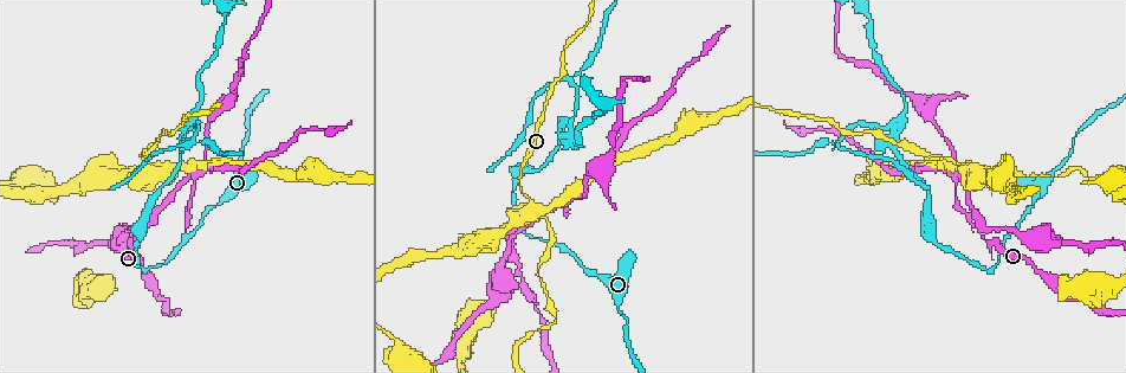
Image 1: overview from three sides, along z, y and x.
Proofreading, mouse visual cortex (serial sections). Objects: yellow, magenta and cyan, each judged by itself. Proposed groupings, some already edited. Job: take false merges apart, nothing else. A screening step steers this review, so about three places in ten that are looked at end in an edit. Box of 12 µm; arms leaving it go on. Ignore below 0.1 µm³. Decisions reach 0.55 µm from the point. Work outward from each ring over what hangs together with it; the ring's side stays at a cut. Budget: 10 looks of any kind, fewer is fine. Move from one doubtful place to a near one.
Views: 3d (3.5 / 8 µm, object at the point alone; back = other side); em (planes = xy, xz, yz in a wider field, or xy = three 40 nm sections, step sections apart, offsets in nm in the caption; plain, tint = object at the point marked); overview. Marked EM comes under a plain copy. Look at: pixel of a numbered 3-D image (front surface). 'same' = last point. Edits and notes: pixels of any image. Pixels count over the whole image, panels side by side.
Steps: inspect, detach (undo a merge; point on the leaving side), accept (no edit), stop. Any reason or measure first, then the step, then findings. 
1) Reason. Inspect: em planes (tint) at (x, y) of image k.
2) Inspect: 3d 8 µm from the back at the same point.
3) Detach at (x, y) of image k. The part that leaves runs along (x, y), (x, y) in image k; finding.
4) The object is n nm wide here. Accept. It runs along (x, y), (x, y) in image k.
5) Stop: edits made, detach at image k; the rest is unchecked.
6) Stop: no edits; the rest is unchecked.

Inspect: 3d 8 µm at (980, 226) of image 1.

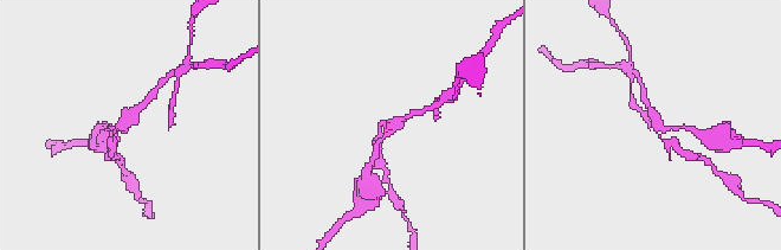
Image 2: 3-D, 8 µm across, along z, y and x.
3 arms meet here; the arms are 200, 200, 250 nm wide. Inspect: em xy step 3 (tint) at (386, 124) of image 2.

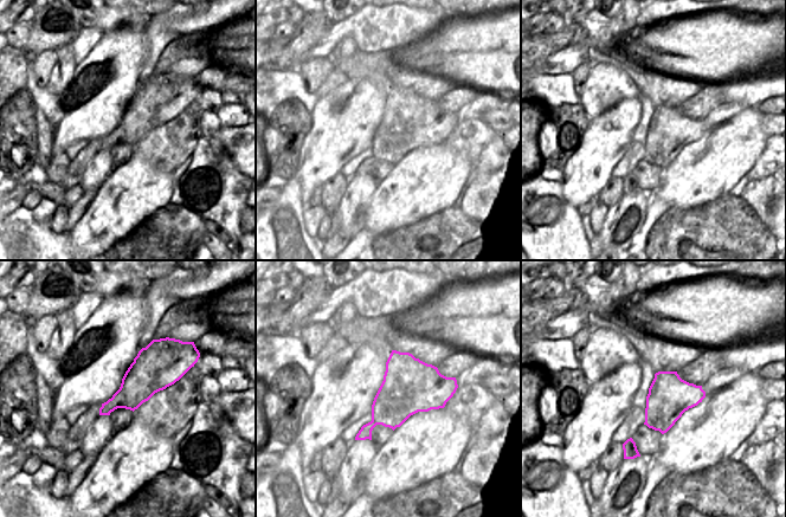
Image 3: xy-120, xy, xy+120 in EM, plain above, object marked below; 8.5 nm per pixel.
Detach at (397, 124) of image 2. The part that leaves runs along (383, 124), (418, 113) in image 2; two cells meet here.

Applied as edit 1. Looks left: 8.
See it whole again. Inspect: overview.

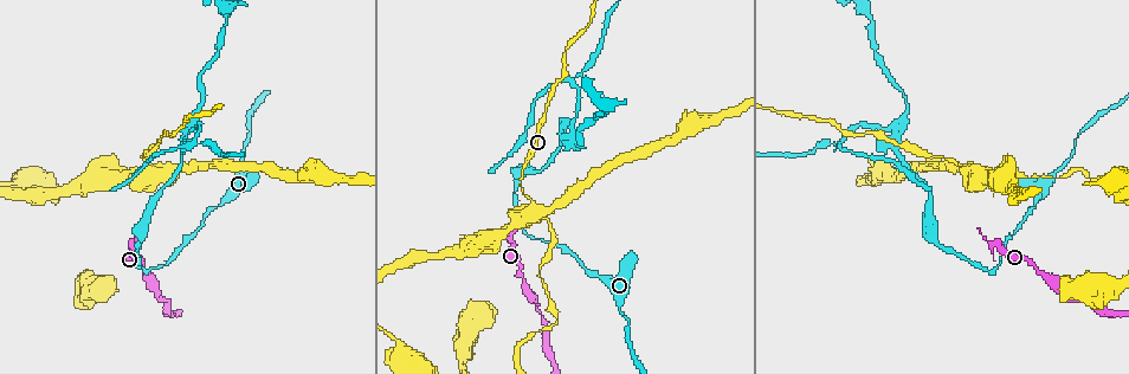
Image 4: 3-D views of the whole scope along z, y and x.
Sharp bend. Inspect: 3d 3.5 µm at (534, 208) of image 4.

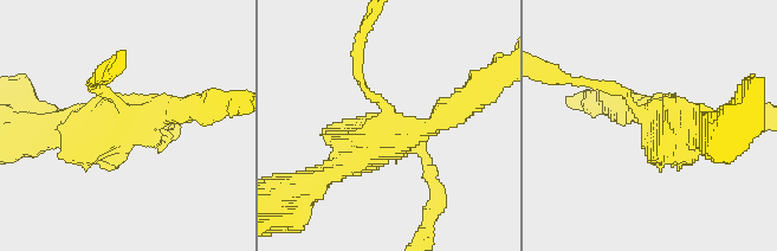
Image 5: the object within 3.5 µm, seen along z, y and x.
4 arms meet here; the arms are 150, 150, 300, 450 nm wide; now the EM. Inspect: em planes (tint) at (394, 125) of image 5.

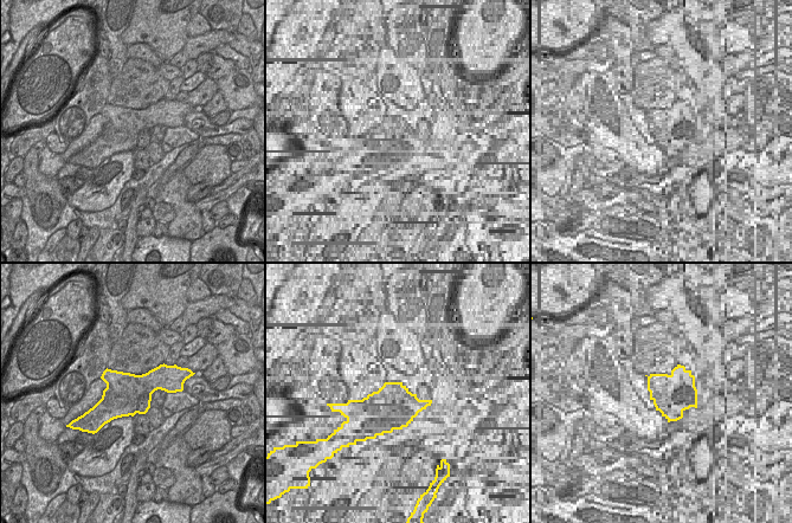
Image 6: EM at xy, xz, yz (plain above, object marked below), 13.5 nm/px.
Detach at (440, 126) of image 5. A second cell is stuck on.

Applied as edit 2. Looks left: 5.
Inspect: 3d 3.5 µm at (558, 322) of image 4.

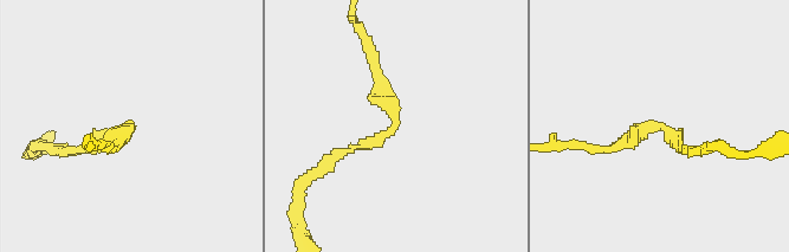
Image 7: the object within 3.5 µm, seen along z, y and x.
Need the tissue. Inspect: em xy step 3 (tint) at (394, 122) of image 7.

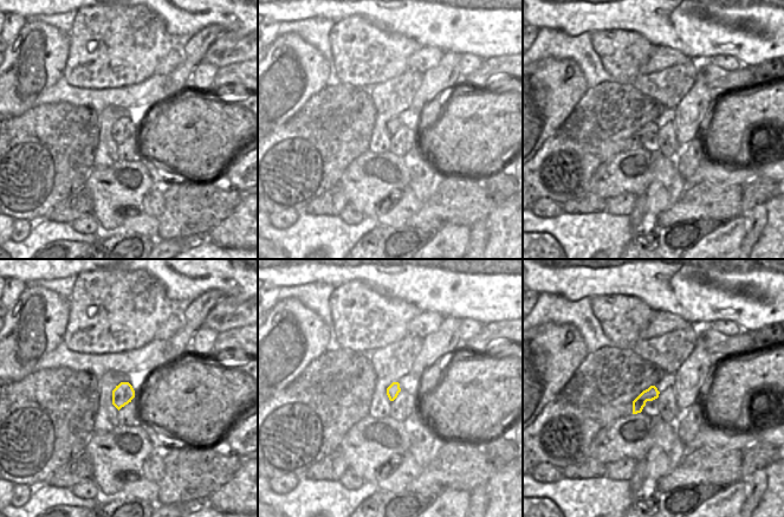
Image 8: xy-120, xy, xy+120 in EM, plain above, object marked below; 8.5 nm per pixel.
The arms are 150, 150 nm wide. Accept. It runs along (373, 58), (394, 126), (332, 159) in image 7; all the same cell.

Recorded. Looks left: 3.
Inspect: overview.

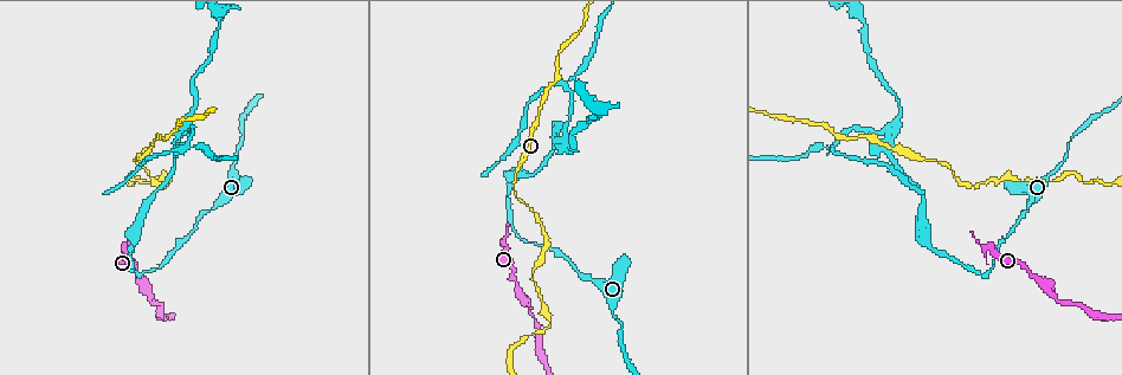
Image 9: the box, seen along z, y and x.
Side arm on a straight run. Inspect: 3d 3.5 µm at (895, 134) of image 9.

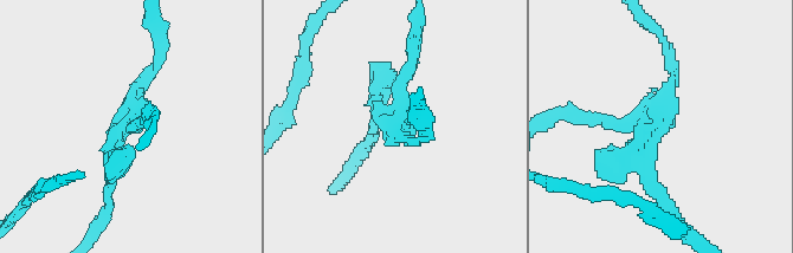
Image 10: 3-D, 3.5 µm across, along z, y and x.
3 arms meet here; the arms are 150, 150, 150 nm wide; now the EM. Inspect: em xy step 3 (tint) at (654, 123) of image 10.

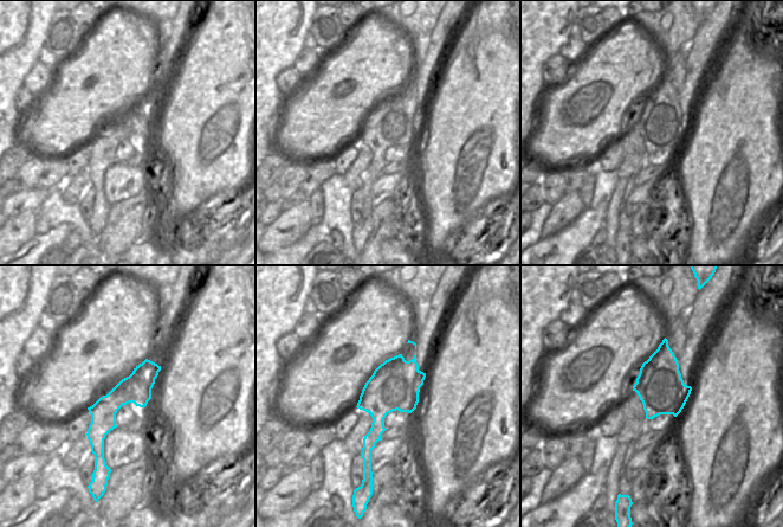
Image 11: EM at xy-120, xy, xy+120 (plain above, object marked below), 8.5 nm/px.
The object is 420 nm wide here. Detach at (410, 67) of image 10. The part that leaves runs along (401, 109), (417, 26) in image 10; a second cell is stuck on.

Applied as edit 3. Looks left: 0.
Stop: edits made, detach at image 2, detach at image 5, detach at image 10; the rest is unchecked.

